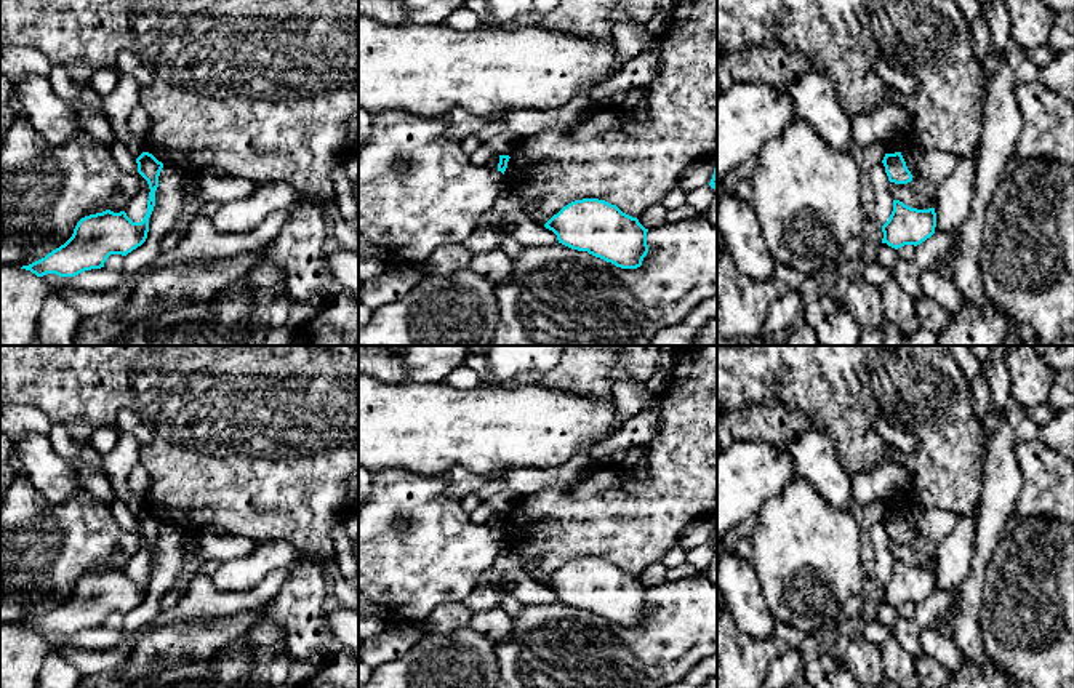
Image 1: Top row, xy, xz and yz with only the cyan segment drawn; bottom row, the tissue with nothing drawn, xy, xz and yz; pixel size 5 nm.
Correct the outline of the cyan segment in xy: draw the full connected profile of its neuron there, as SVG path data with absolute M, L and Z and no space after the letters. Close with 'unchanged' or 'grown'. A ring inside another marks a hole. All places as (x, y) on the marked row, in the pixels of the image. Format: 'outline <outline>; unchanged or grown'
outline M142 152L138 158L138 173L149 184L147 211L141 222L133 222L125 211L102 213L82 218L72 237L45 258L22 266L37 277L56 274L59 277L75 277L85 270L101 269L110 254L126 256L141 246L149 232L149 218L155 206L155 190L163 163L152 154Z; unchanged

